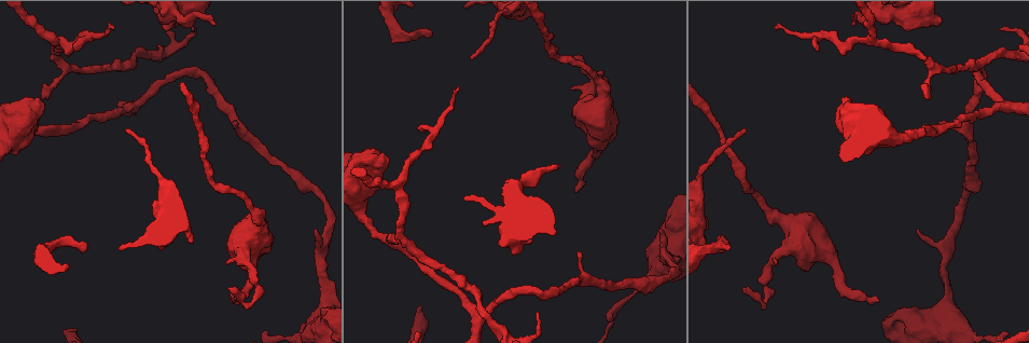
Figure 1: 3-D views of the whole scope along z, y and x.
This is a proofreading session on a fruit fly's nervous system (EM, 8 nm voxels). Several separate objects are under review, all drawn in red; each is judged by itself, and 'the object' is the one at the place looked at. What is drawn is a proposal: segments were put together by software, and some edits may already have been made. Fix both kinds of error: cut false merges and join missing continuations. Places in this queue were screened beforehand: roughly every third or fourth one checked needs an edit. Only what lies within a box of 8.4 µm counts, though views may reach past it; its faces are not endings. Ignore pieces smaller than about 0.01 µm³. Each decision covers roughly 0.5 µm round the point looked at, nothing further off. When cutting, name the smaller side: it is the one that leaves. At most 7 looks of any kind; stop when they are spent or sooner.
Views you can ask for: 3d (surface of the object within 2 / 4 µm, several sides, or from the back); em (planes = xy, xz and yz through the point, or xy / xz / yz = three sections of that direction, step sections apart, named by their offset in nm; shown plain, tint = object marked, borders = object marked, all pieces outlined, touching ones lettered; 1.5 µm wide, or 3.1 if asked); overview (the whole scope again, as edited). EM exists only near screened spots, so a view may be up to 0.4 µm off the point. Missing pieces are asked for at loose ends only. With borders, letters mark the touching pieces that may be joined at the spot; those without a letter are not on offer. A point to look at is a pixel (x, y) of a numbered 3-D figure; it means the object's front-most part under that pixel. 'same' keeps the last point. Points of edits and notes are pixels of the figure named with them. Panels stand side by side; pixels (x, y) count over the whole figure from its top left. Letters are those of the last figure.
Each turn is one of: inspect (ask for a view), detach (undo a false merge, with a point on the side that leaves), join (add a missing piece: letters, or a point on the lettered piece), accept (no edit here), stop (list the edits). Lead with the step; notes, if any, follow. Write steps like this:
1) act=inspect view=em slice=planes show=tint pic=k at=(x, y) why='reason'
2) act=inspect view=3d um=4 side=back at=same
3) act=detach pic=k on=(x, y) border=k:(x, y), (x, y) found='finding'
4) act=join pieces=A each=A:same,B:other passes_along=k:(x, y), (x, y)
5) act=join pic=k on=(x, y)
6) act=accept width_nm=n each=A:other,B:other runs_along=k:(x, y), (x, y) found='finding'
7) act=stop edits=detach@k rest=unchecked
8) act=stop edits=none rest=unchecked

act=inspect view=em slice=xz step=4 show=borders pic=1 at=(923, 97) why='an open end'

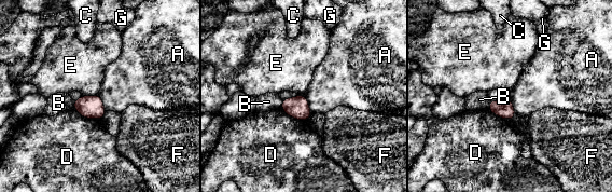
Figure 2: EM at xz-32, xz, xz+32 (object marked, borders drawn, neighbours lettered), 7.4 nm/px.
act=inspect view=em slice=planes show=borders at=same

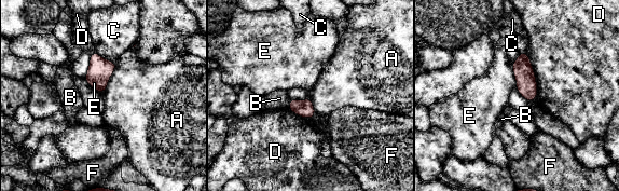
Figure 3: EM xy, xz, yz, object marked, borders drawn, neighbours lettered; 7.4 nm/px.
act=accept each=A:other,B:other,C:other,D:other,E:other,F:other border=3:(117, 62), (107, 87), (102, 93) found='no lettered piece goes on from it'

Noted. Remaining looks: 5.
act=inspect view=em slice=planes show=plain pic=1 at=(234, 301)

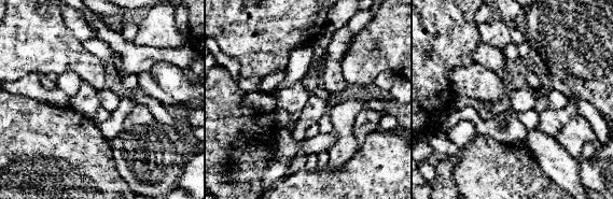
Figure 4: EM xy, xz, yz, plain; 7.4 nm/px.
act=inspect view=em slice=planes show=borders at=same

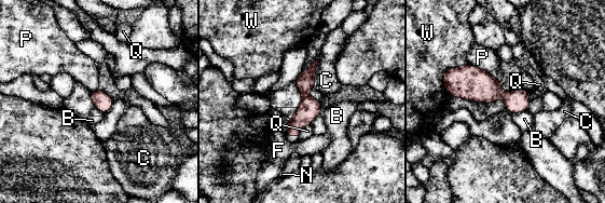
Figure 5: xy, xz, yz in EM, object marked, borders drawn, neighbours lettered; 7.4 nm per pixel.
act=join pieces=N each=B:other,C:other,F:other,N:same,P:other,Q:other,W:other passes_along=5:(310, 108), (292, 136), (292, 139) found='it goes on there'

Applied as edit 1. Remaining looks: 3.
act=inspect view=em slice=xz step=8 show=borders pic=1 at=(777, 27) why='free end'

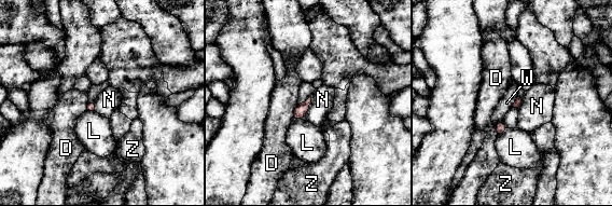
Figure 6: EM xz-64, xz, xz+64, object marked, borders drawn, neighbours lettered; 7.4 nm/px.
act=inspect view=em slice=planes show=borders at=same why='another direction'

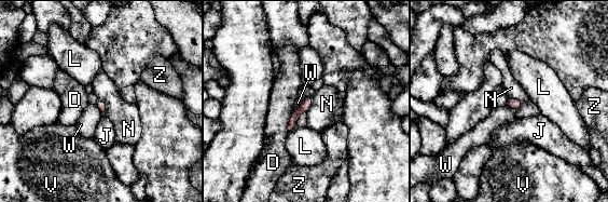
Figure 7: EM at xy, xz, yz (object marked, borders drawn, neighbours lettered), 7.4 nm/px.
act=accept each=D:other,J:other,L:other,N:other,V:other,W:other,Z:other found='none of them fits'

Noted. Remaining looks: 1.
act=stop edits=join@5 rest=unchecked

